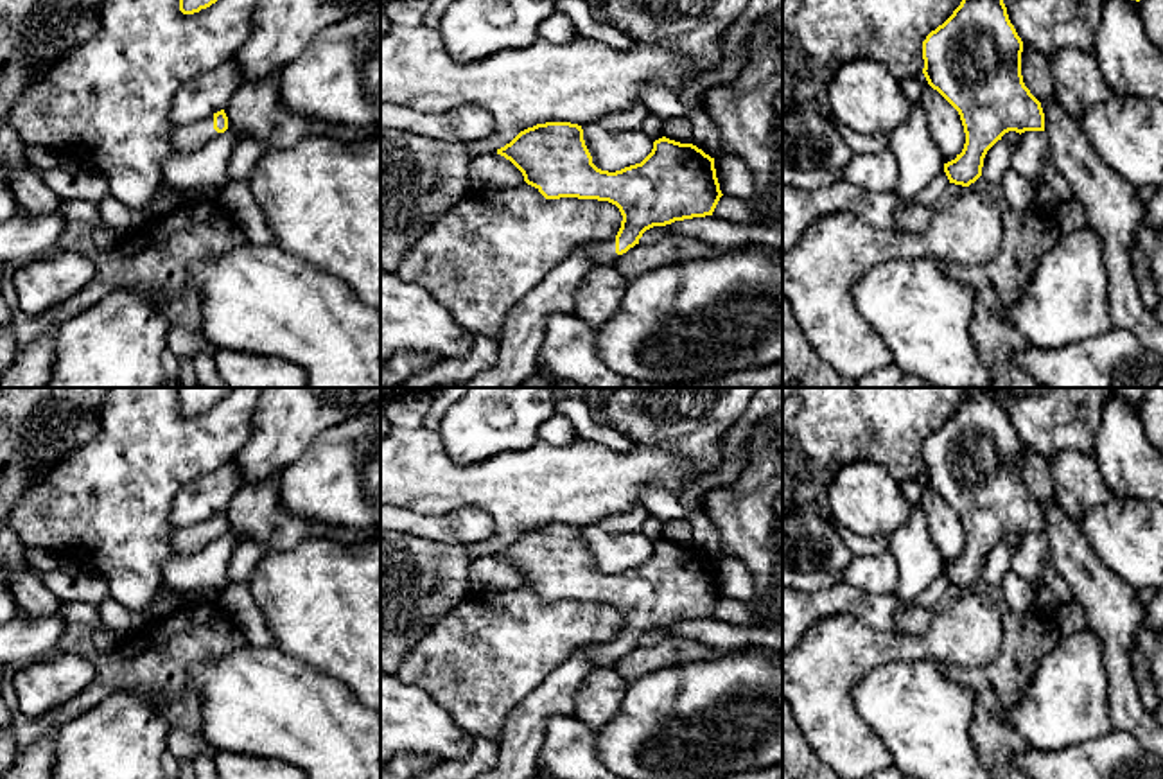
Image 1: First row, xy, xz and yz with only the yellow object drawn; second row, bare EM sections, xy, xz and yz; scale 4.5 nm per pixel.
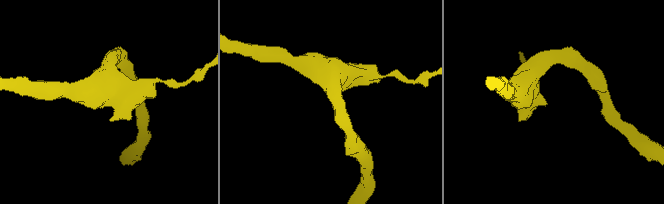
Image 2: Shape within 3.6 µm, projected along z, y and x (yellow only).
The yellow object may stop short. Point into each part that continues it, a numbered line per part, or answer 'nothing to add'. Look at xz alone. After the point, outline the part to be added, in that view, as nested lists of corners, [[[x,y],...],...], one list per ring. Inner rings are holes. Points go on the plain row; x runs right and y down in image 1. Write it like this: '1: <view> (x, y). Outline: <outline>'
1: xz (600, 656). Outline: [[[616,641],[608,644],[589,644],[587,661],[592,668],[614,668],[621,657],[616,655]]]

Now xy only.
1: xy (189, 541). Outline: [[[210,517],[199,524],[178,528],[171,537],[171,544],[178,556],[196,556],[219,537],[221,535],[214,531],[214,517]]]

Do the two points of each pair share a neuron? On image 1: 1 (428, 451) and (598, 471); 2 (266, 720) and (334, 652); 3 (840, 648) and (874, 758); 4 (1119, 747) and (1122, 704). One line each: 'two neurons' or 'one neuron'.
1: one neuron
2: two neurons
3: one neuron
4: two neurons

